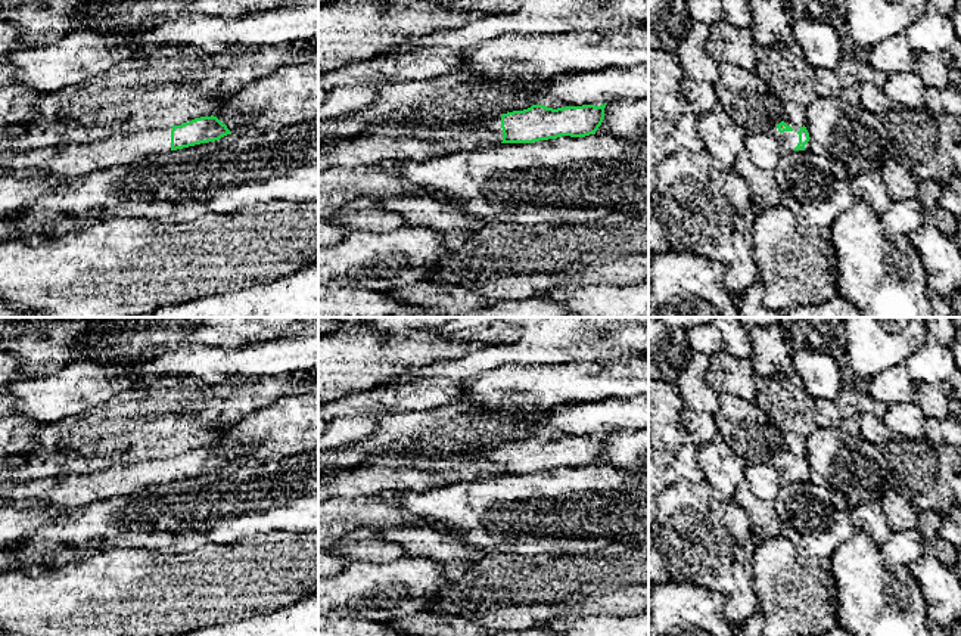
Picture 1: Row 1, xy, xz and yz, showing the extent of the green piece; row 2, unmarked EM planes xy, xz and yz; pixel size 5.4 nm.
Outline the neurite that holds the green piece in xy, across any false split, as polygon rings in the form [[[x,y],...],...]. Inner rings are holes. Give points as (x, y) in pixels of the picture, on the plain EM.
[[[211,446],[181,456],[136,462],[91,474],[72,474],[63,478],[13,483],[0,477],[0,494],[10,502],[15,511],[32,511],[49,505],[75,509],[153,484],[215,472],[227,465],[231,465],[227,456]]]

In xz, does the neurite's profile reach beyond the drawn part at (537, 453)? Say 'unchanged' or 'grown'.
grown

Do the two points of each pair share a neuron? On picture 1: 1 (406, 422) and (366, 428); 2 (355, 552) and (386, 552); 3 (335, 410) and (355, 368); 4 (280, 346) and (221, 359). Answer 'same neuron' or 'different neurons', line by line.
1: different neurons
2: same neuron
3: different neurons
4: same neuron

